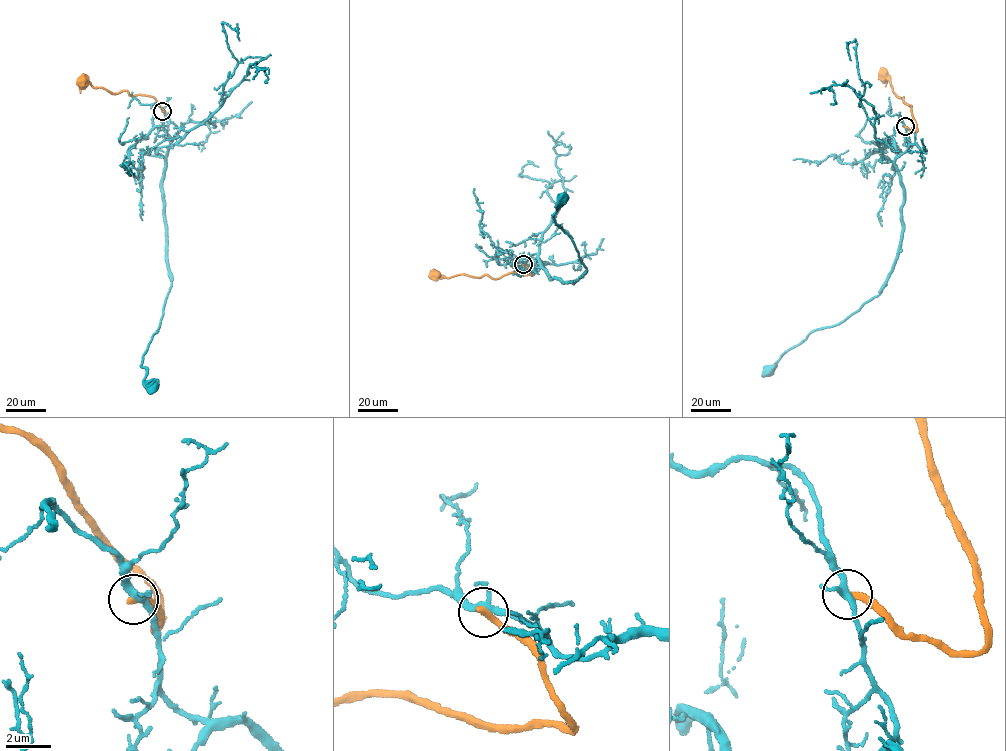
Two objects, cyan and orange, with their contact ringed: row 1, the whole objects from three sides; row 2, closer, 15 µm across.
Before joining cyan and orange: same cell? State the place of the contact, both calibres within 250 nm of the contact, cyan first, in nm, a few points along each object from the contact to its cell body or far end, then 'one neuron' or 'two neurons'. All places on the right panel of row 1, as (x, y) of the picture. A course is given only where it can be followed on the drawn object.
(905, 126) | 280/320 nm | cyan via (905, 126), (910, 143), (894, 162), (904, 197), (902, 236), (886, 283), (860, 308), (816, 329), (766, 371) | orange via (905, 126), (917, 131), (911, 106), (903, 97), (894, 94), (887, 78), (881, 76) | two neurons

